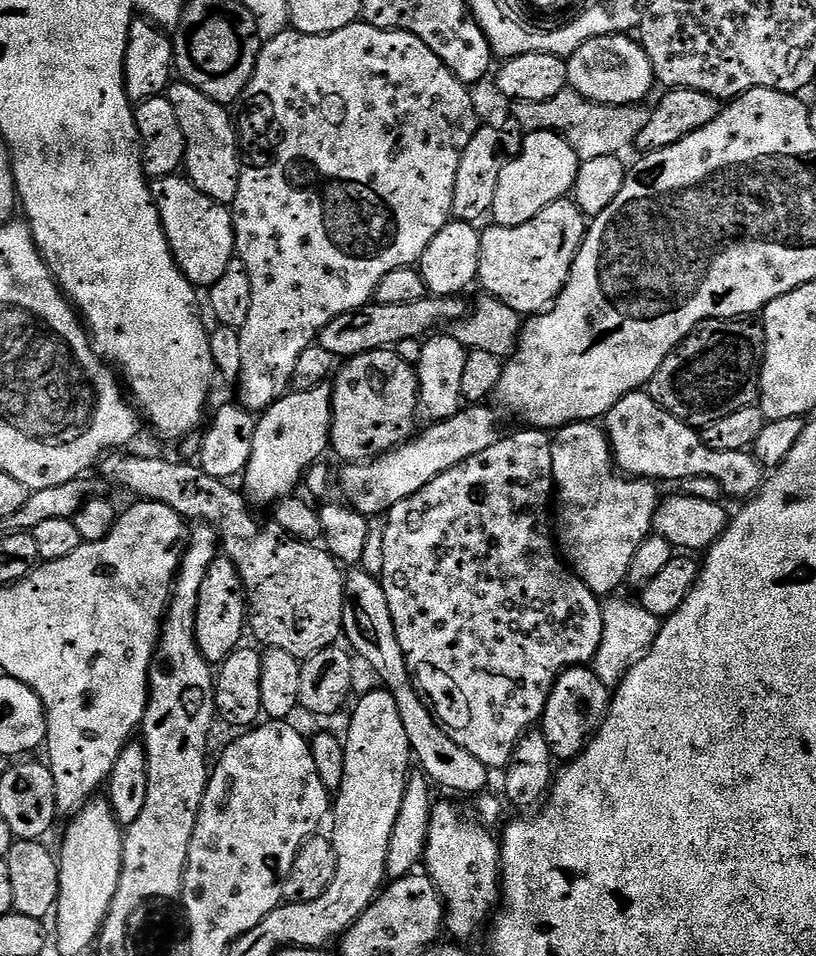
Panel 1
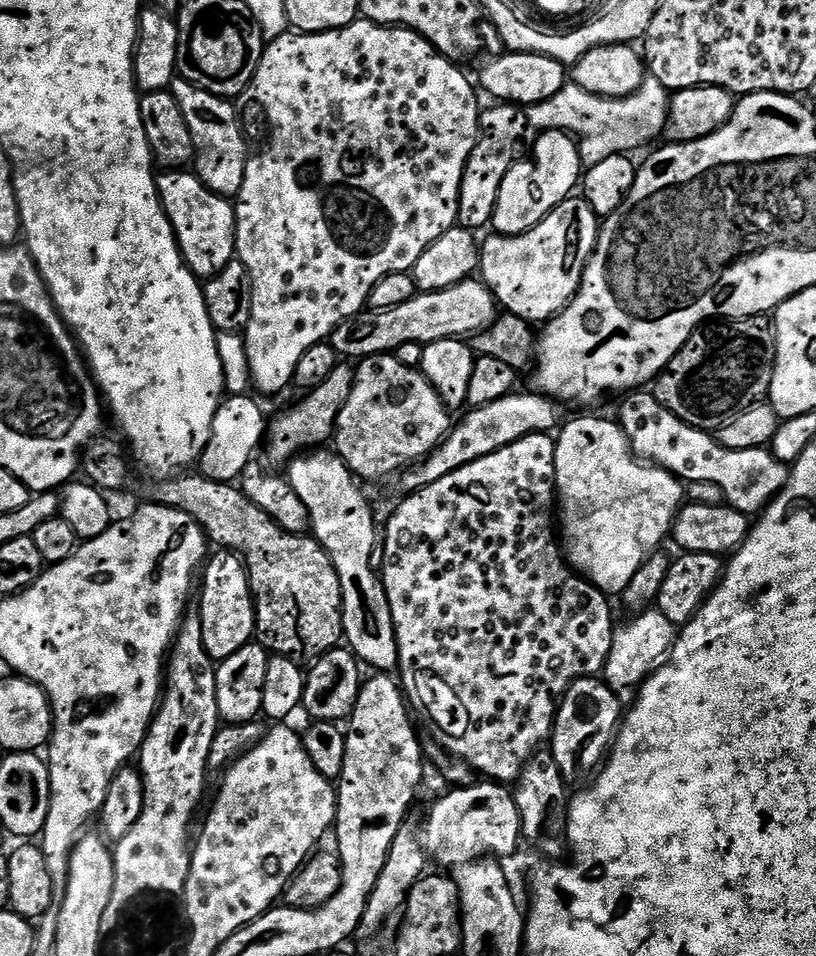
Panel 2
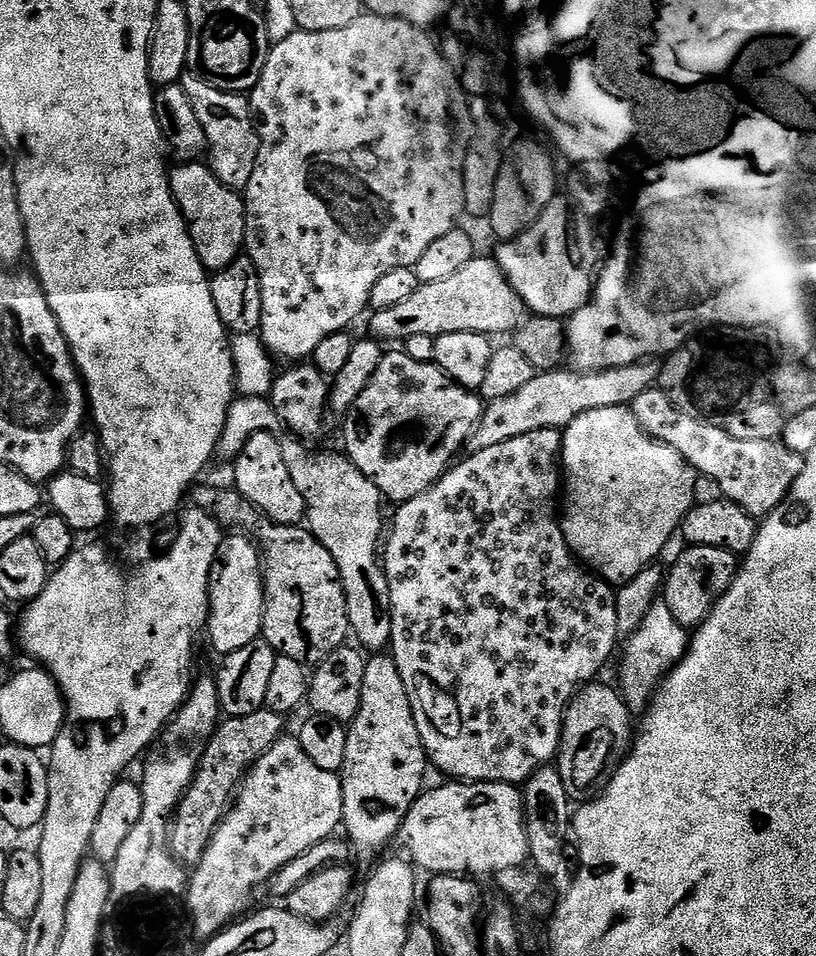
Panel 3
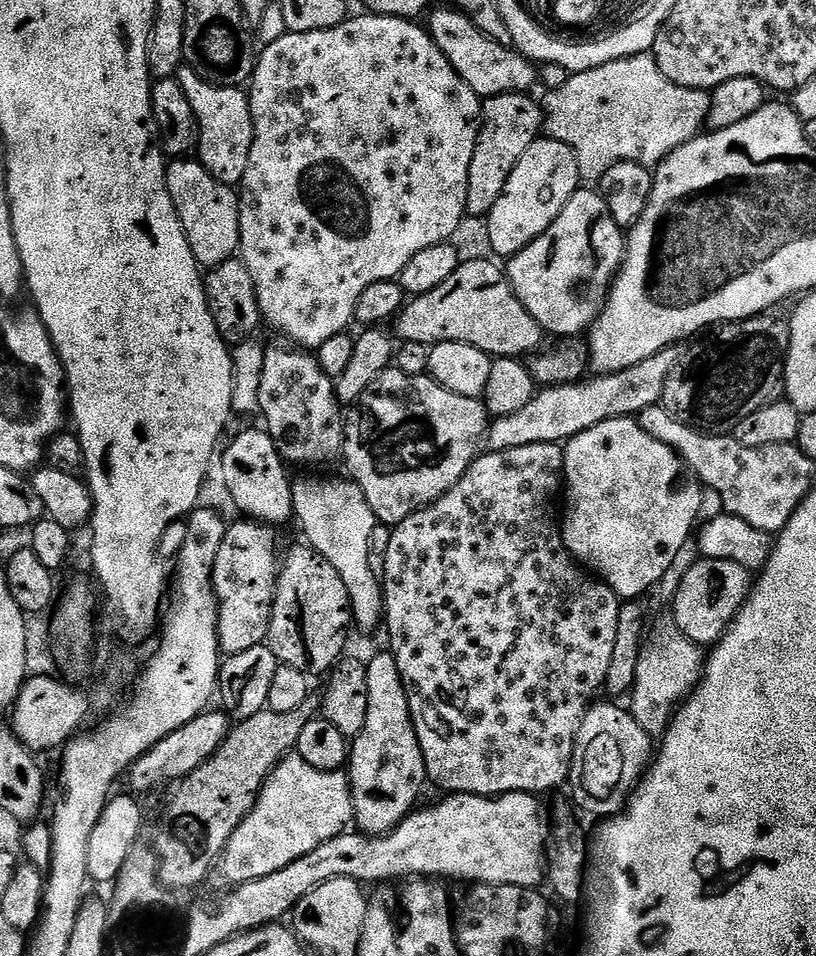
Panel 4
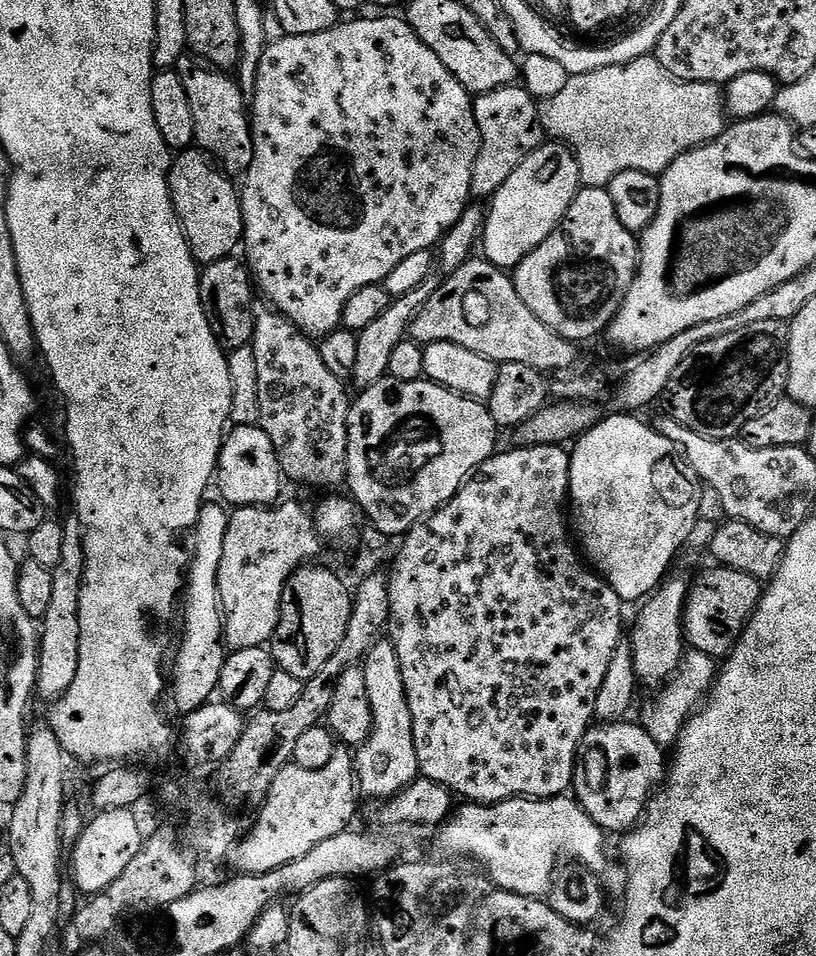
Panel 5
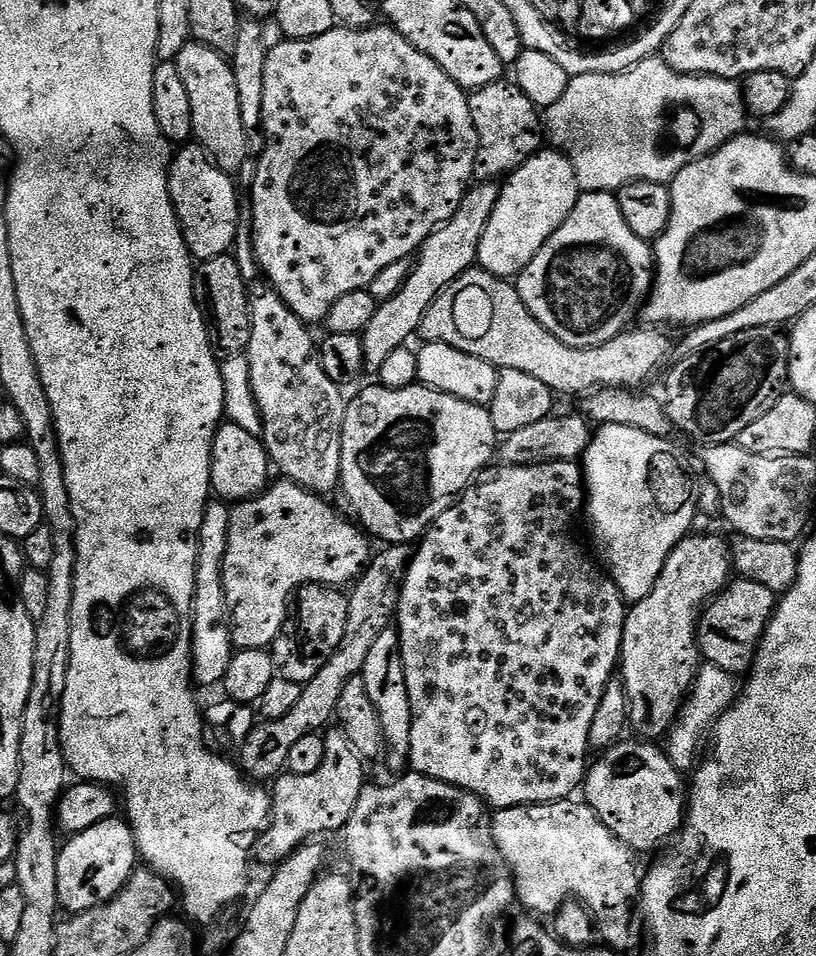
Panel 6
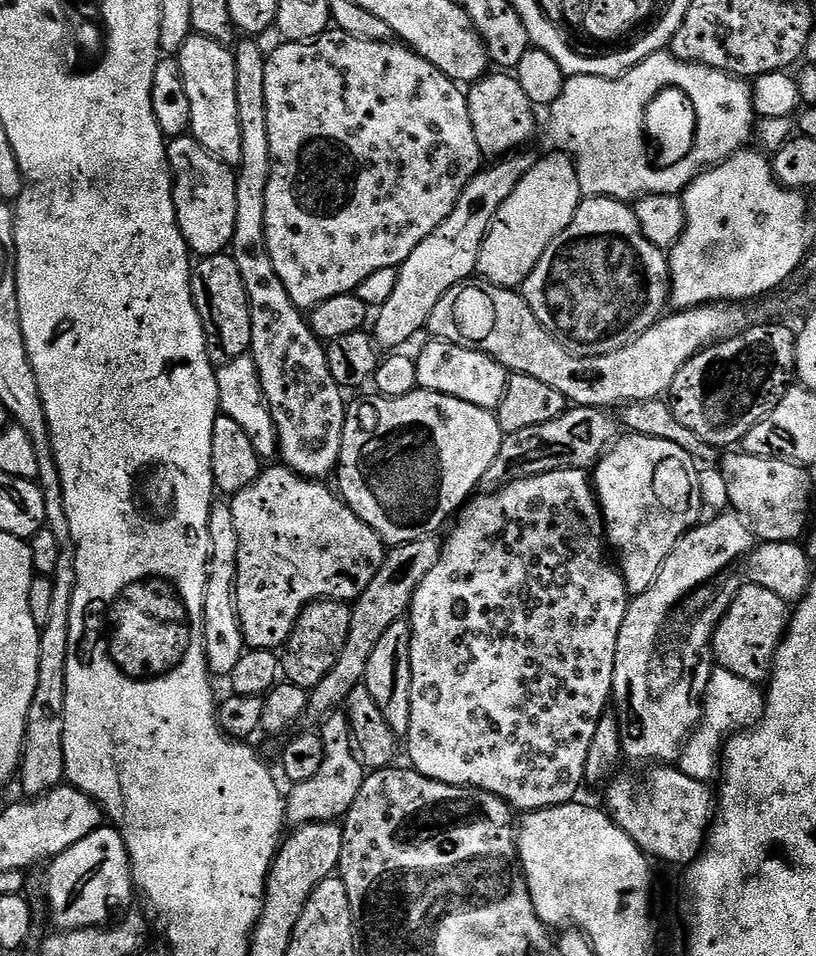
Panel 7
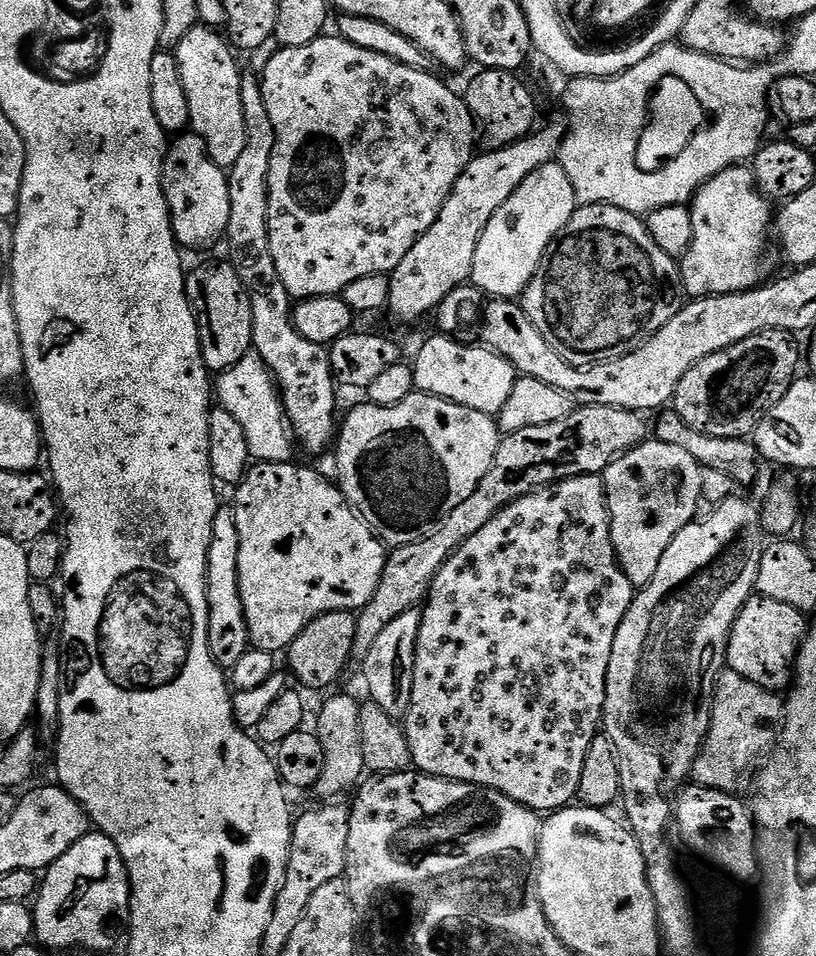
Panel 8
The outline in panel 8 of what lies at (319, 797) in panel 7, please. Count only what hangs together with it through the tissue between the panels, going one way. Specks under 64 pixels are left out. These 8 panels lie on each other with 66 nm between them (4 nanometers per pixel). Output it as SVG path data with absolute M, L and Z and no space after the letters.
M332 696L320 708L314 731L322 742L322 774L314 789L320 798L340 798L343 792L351 793L365 779L366 769L362 758L362 730L358 730L361 701L352 696Z

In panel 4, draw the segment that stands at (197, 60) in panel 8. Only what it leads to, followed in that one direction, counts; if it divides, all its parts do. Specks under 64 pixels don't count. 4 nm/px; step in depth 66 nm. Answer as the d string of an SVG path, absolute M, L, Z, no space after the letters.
M187 66L181 67L178 79L196 115L200 163L218 182L229 186L243 185L252 145L252 115L248 109L247 95L240 88L209 84L193 68Z

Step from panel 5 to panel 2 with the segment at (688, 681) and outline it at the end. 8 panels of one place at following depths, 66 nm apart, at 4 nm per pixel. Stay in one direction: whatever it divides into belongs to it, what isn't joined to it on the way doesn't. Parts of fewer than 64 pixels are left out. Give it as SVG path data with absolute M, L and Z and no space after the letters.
M645 610L633 615L631 619L625 628L617 627L613 631L610 654L602 673L604 683L610 686L610 690L614 690L624 706L631 705L645 680L664 663L678 635L677 625L672 624L670 618L666 618L666 614L659 610Z

